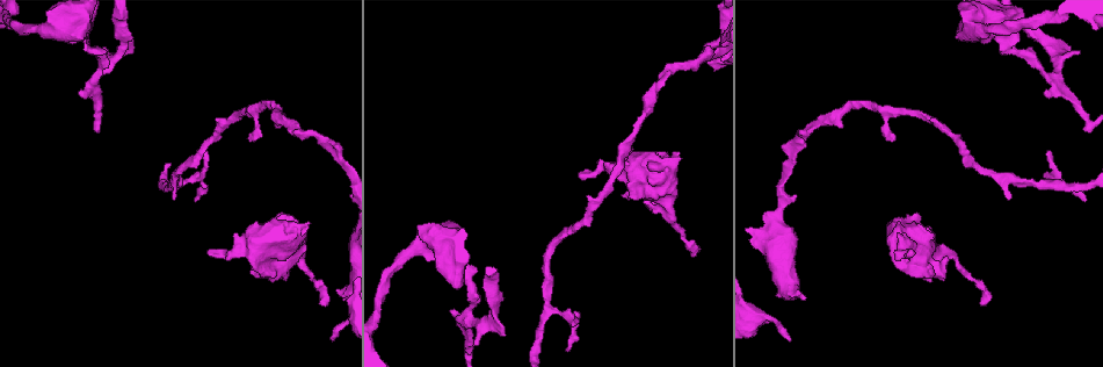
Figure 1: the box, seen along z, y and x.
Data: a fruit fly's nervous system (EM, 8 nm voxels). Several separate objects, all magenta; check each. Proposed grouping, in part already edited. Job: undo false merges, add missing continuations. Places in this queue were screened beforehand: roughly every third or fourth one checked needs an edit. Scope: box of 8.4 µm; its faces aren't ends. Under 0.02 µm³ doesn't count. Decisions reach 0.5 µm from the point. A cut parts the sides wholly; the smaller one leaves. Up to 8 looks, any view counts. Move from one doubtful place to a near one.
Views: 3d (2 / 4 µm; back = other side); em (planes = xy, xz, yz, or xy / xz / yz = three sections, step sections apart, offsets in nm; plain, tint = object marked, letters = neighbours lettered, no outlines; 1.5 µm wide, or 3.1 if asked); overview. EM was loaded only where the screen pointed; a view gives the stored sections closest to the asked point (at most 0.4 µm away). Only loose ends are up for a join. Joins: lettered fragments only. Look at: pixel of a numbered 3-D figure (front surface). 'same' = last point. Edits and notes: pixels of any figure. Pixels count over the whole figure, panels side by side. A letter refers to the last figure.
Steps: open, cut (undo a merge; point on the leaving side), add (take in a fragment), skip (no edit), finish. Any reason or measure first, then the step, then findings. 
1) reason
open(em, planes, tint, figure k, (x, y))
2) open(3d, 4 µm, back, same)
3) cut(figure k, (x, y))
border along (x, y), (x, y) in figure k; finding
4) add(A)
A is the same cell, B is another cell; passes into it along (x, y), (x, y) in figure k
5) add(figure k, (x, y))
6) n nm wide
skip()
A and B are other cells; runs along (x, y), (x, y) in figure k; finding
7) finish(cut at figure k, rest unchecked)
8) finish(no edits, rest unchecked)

thick end
open(em, planes, tint, figure 1, (942, 280))

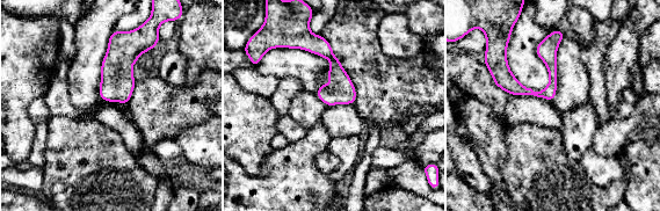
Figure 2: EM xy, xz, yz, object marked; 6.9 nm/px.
what lies round it
open(em, planes, letters, same)

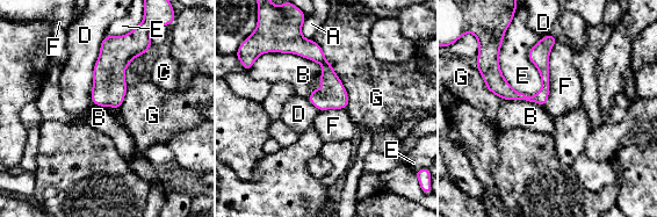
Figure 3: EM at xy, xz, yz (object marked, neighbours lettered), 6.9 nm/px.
G touches over 550 nm
skip()
A, B, C, D, E, F and G are other cells; no lettered fragment goes on from it

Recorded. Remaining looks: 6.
thick end
open(3d, 4 µm, figure 1, (894, 219))

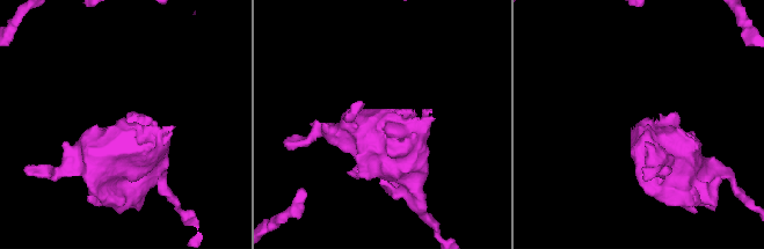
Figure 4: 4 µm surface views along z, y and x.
open(em, xz, step 4, letters, figure 4, (138, 124))

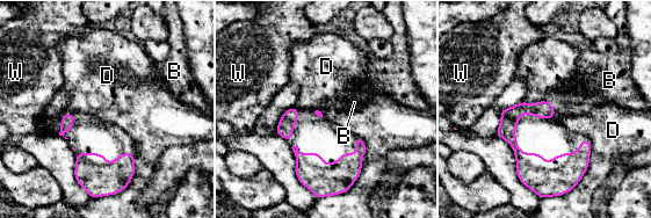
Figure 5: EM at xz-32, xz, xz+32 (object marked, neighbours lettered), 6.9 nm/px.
D touches over 360 nm
add(B)
B is the same cell, D and W are other cells; the neuron continues

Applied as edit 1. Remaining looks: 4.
redraw
open(overview)

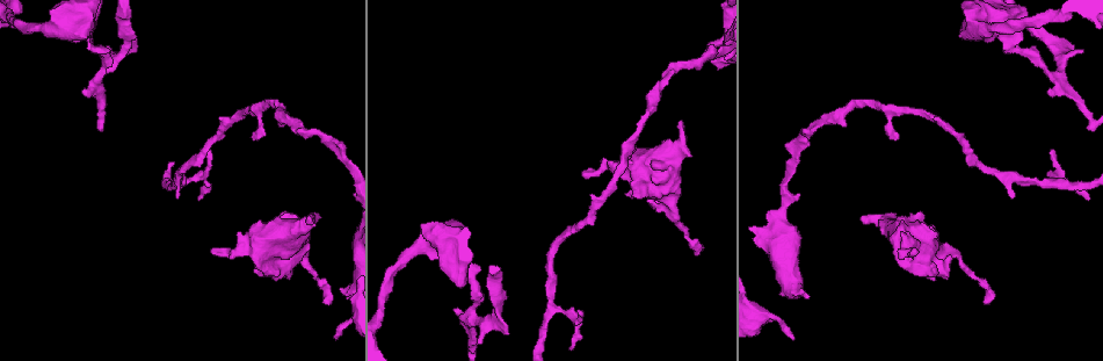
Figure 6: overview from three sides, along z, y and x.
branch stops here
open(3d, 4 µm, figure 6, (83, 93))

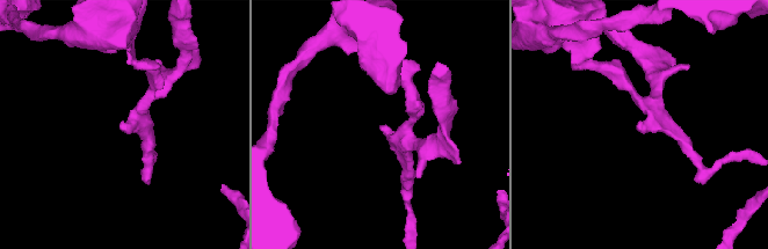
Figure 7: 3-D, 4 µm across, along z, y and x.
arms of 170, 170 nm; need the tissue
open(em, yz, step 4, tint, figure 7, (638, 127))

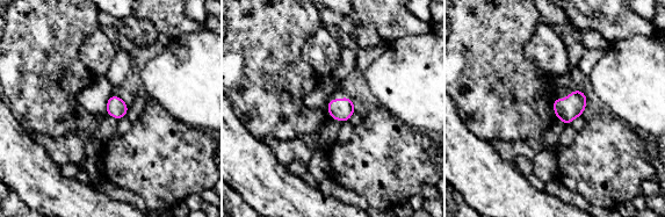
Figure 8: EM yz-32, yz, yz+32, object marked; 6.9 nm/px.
another direction
open(em, planes, letters, same)

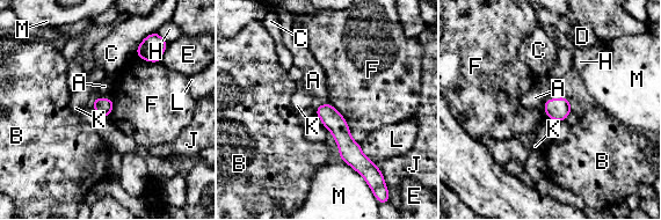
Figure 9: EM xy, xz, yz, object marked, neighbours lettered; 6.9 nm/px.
130 nm wide
skip()
A, B, C, D, E, F, H, J, K, L and M are other cells; runs along (322, 107), (363, 168) in figure 9; none of them fits

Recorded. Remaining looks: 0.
finish(add at figure 5, rest unchecked)

